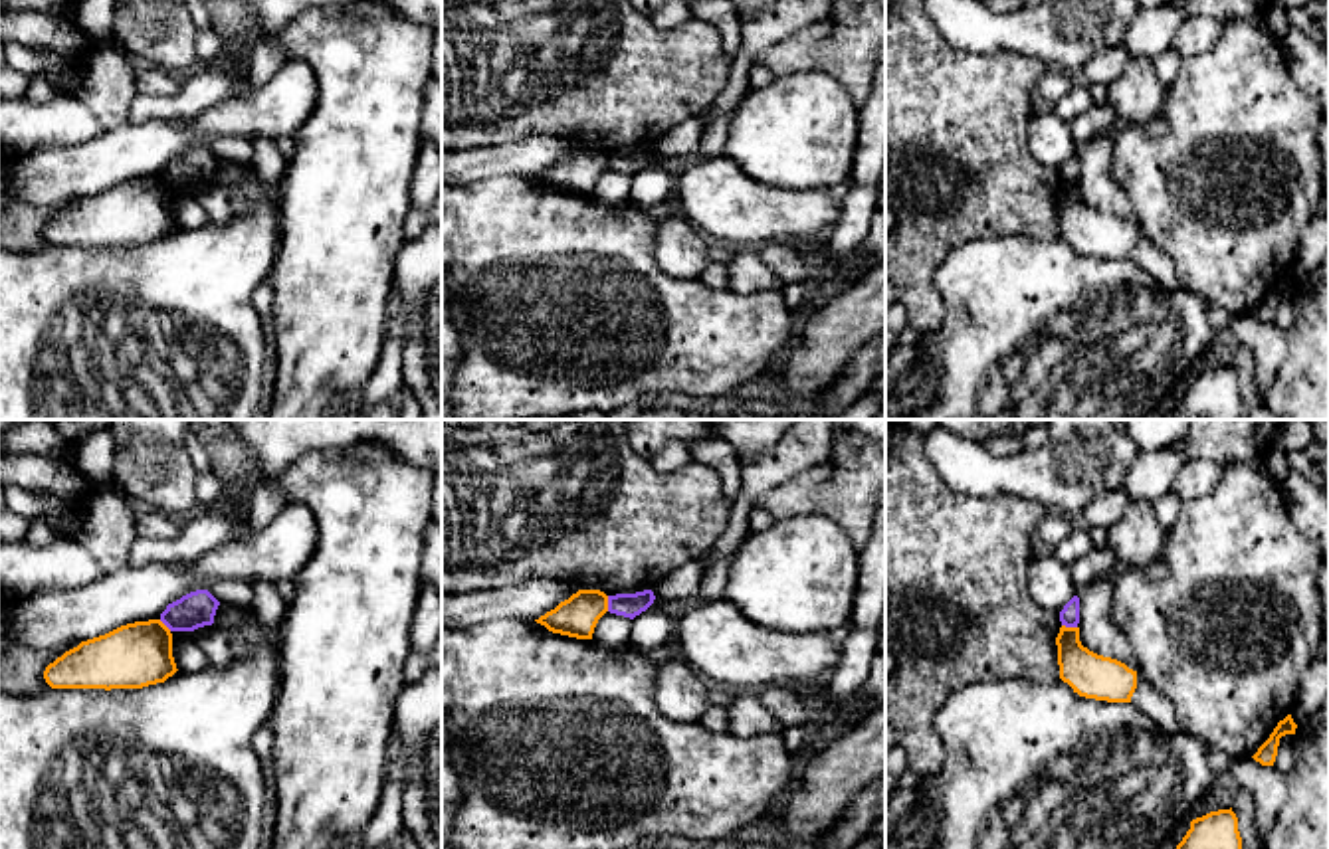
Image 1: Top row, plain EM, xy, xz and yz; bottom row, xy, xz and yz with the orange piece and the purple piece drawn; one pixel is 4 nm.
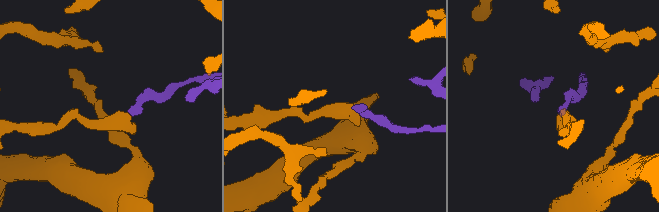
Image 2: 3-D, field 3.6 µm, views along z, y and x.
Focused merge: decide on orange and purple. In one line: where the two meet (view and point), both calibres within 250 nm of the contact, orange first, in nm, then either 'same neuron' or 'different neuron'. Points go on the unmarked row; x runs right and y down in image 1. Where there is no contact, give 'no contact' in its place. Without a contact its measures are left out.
xz (607, 161) | 160/100 nm | different neuron

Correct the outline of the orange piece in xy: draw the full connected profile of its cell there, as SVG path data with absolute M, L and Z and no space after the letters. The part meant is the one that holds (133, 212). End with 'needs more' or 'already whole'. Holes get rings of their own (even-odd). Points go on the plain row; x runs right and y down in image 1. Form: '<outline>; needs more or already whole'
M160 176L81 198L44 228L51 245L143 245L176 230L172 190Z; already whole

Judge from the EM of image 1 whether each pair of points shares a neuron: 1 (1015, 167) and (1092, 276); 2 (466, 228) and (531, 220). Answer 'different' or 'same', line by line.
1: different
2: same

